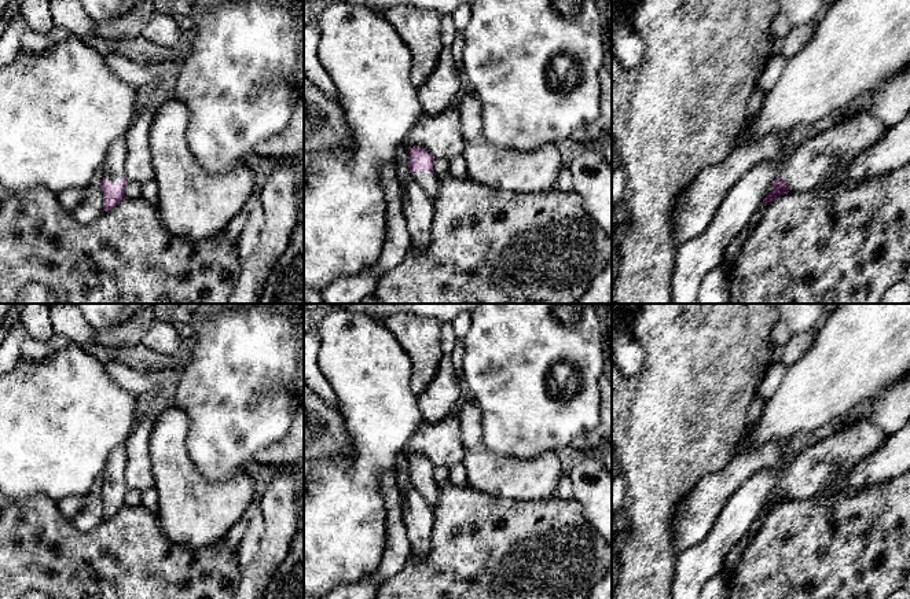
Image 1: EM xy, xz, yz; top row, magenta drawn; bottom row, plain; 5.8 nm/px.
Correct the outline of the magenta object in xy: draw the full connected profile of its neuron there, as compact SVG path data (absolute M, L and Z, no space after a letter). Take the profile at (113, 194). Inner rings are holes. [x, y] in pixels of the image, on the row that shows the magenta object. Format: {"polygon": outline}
{"polygon": "M118 137L110 147L103 161L103 179L99 183L103 192L103 212L114 209L124 198L126 188L125 179L126 140Z"}

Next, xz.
{"polygon": "M423 147L408 148L408 169L412 179L422 187L425 194L434 202L437 196L437 176L434 174L434 158Z"}

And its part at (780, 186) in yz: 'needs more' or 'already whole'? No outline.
needs more

